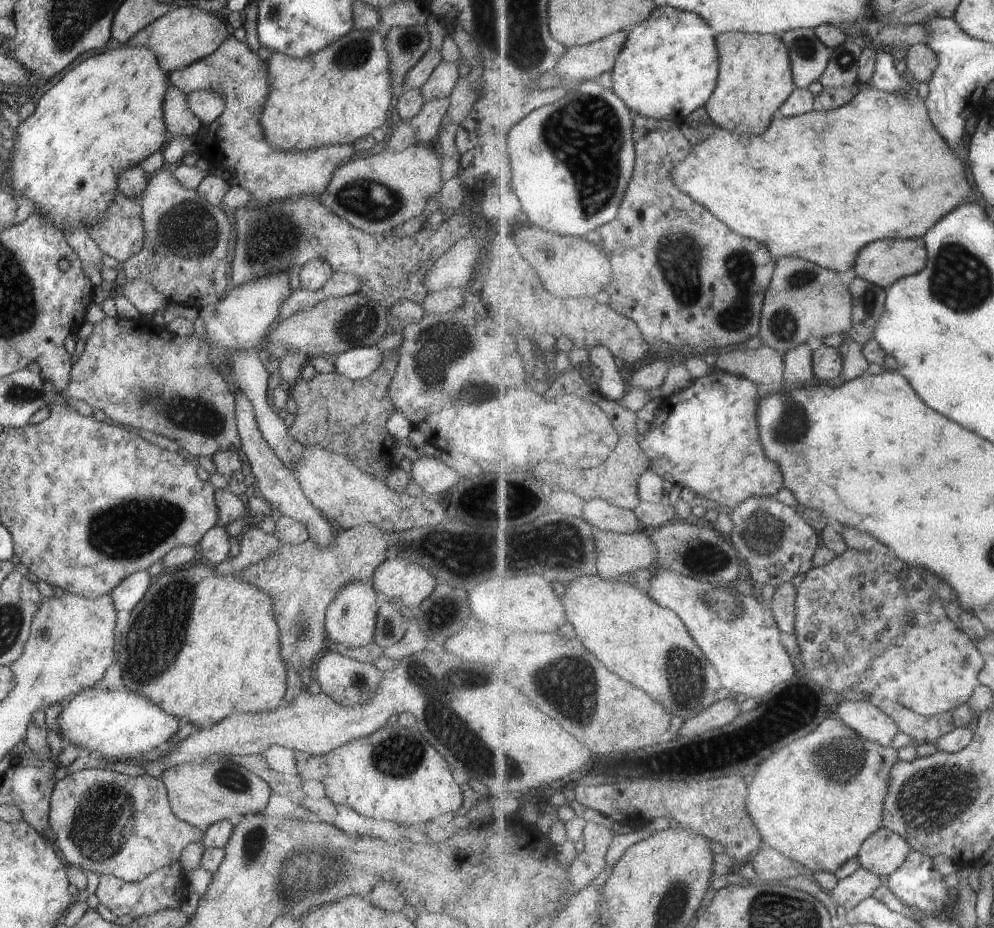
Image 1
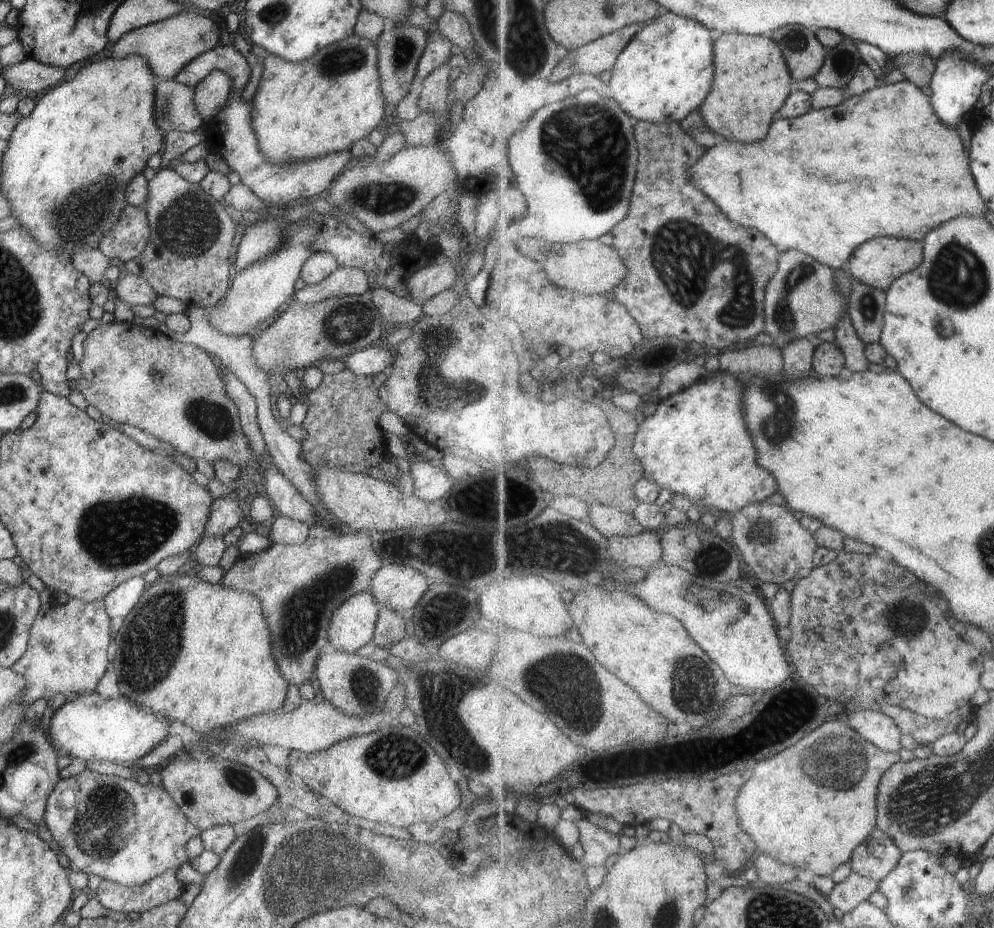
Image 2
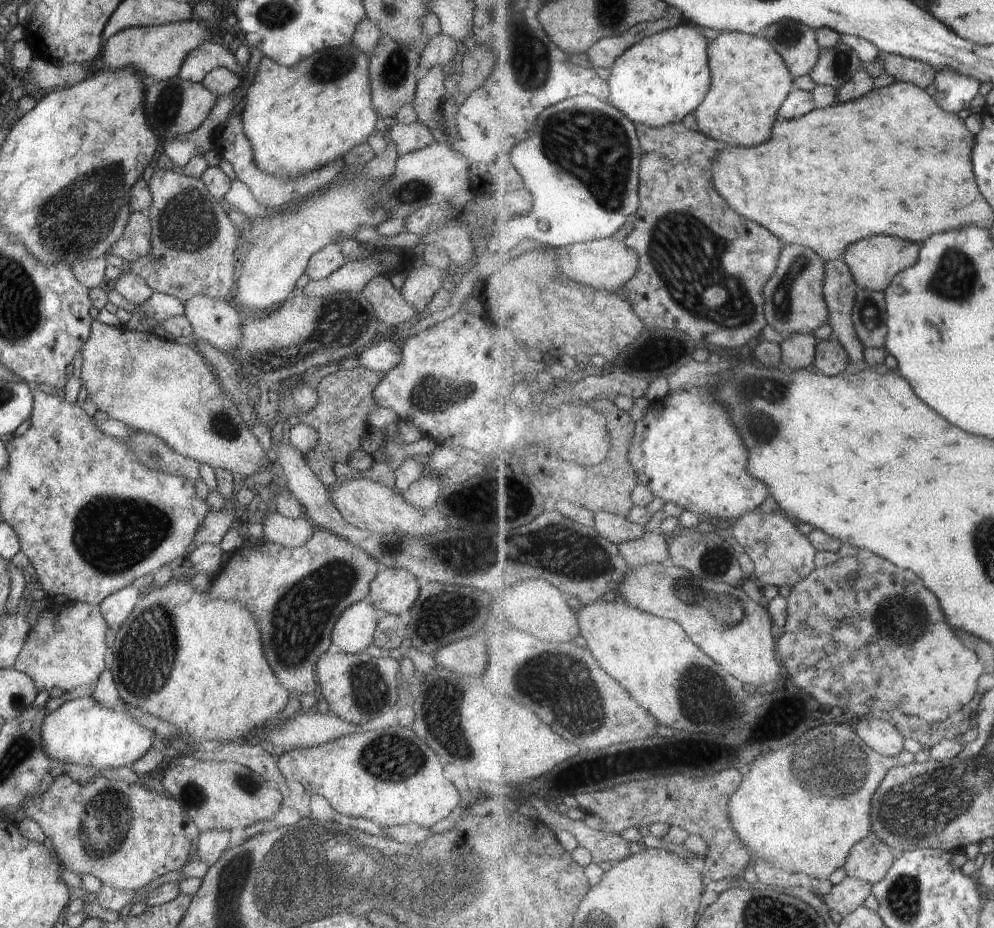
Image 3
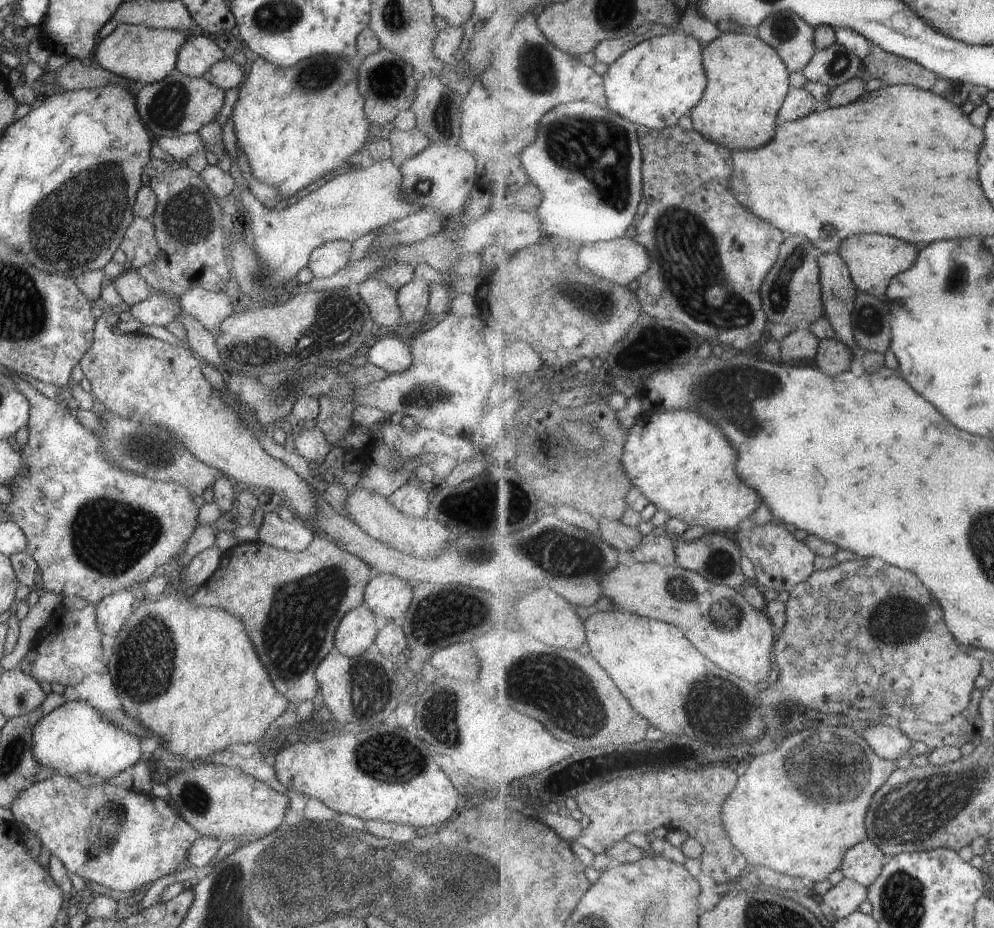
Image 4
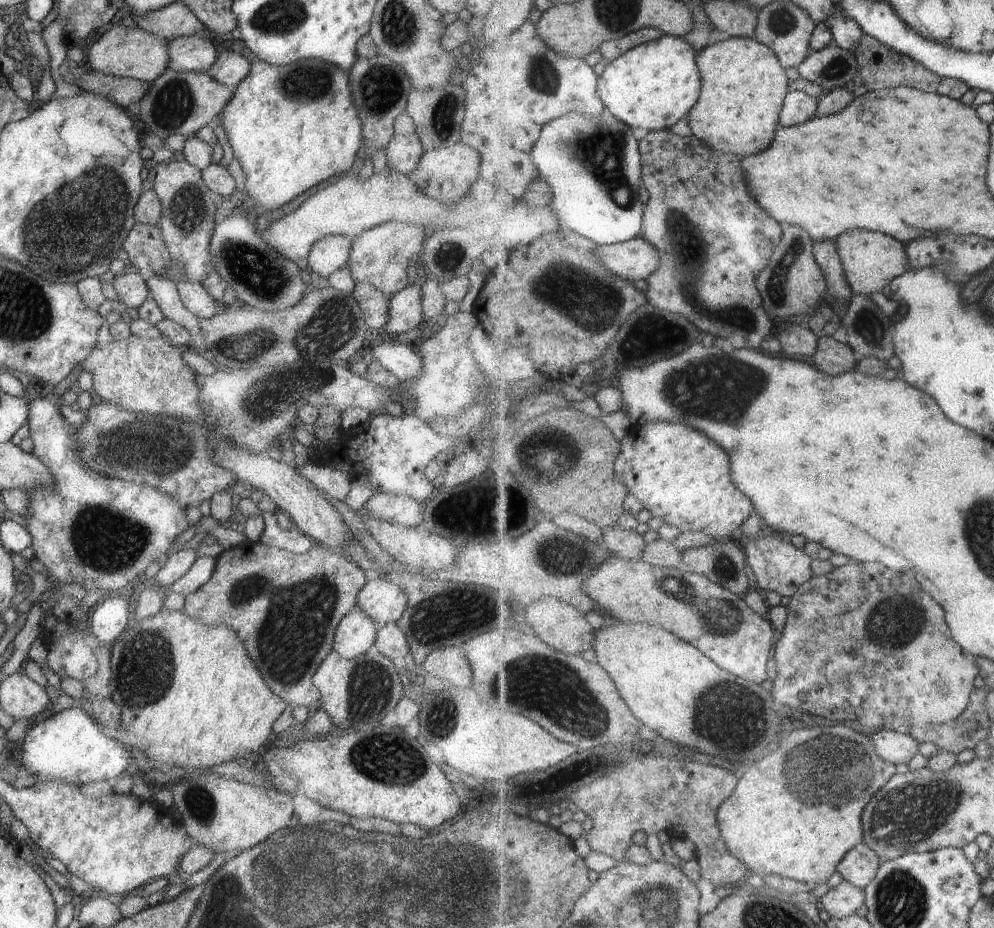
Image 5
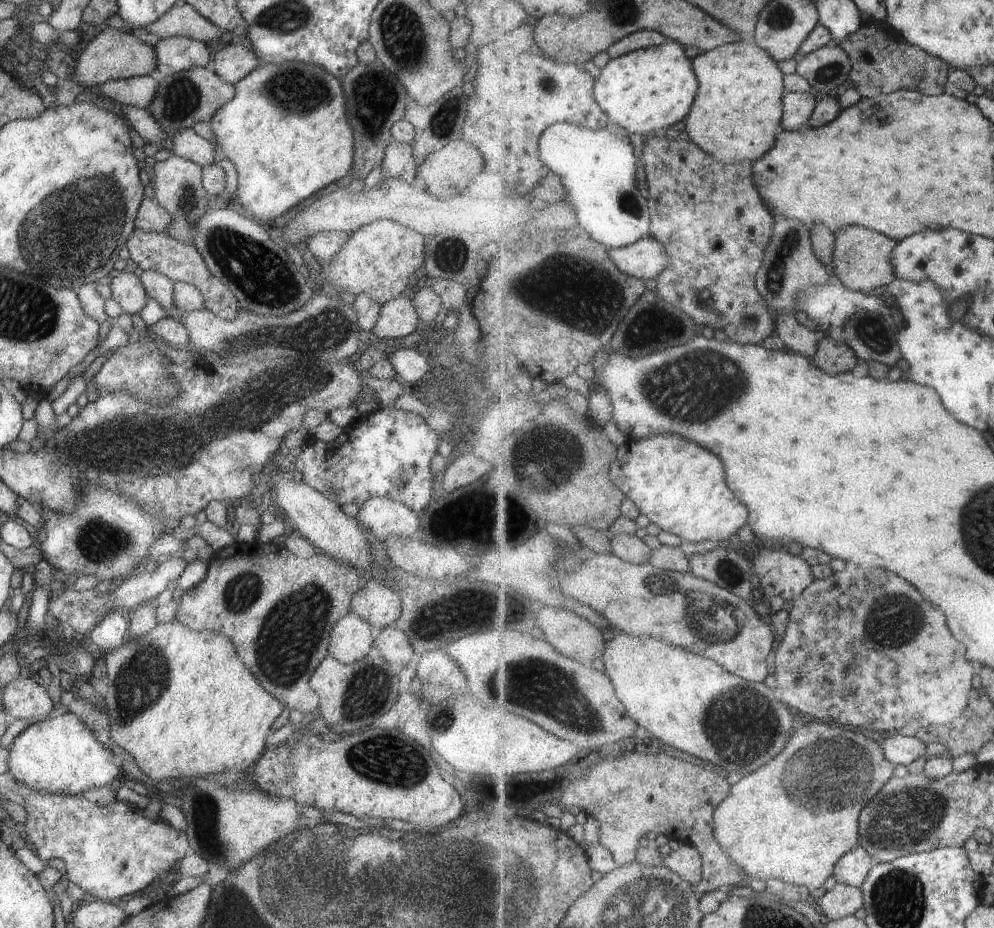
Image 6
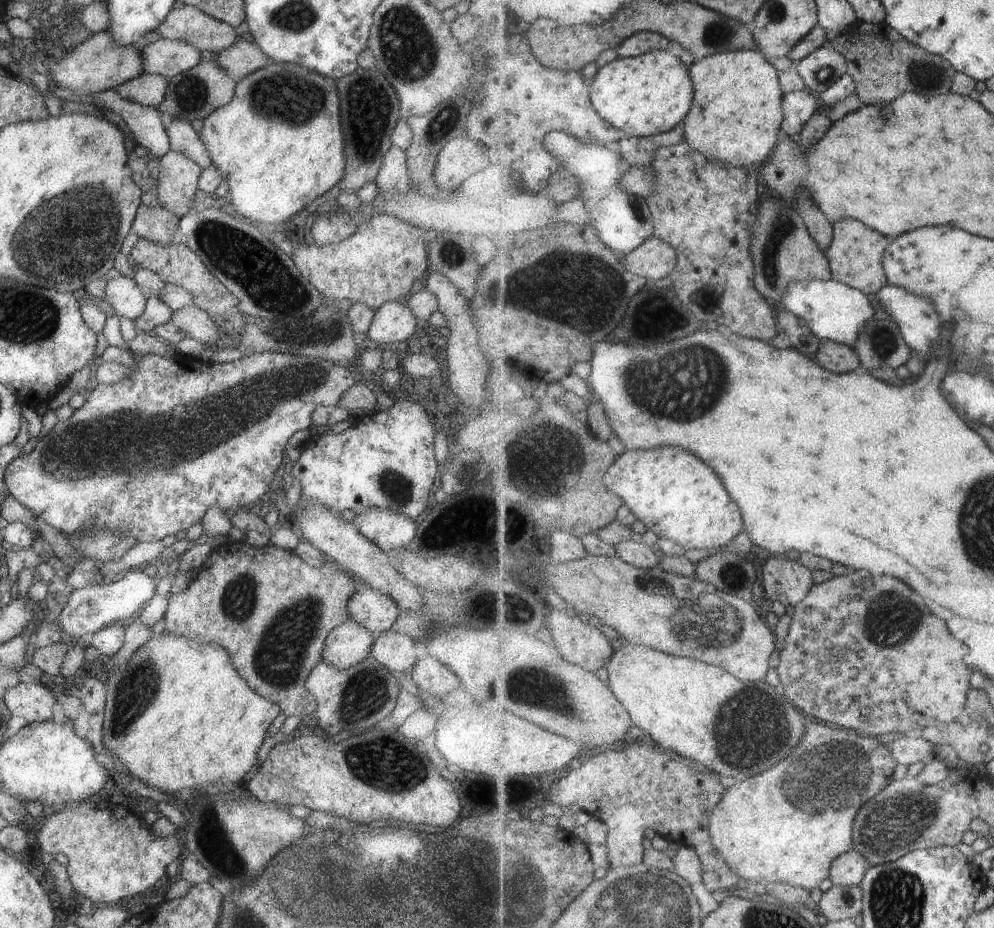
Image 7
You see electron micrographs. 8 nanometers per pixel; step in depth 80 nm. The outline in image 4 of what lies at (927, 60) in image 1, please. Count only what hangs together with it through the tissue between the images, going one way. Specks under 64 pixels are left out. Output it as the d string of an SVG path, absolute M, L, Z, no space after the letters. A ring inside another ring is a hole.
M872 44L871 54L864 61L867 70L882 82L882 86L897 84L917 86L925 91L938 84L938 76L920 63L899 57Z

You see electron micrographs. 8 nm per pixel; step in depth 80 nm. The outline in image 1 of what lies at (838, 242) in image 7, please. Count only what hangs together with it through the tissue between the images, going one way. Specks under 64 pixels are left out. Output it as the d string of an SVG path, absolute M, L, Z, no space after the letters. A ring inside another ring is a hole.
M921 238L917 240L884 239L863 248L859 252L854 269L858 277L879 286L881 289L888 290L899 280L922 272L927 267L930 257L931 254L927 251L927 246Z

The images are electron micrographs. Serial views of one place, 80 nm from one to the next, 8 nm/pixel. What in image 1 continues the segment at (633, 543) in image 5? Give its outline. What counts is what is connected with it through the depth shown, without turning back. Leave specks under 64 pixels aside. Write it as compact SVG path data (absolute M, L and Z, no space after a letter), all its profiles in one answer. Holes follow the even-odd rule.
M593 500L585 504L585 520L601 530L613 533L634 534L641 530L641 523L633 511L626 510L603 502Z

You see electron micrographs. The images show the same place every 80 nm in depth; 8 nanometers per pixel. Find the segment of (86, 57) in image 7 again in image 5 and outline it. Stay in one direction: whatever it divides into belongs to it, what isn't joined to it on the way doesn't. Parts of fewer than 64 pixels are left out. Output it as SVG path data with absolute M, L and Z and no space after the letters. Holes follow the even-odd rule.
M122 24L109 28L100 38L89 46L85 69L99 74L144 81L147 85L159 78L167 69L169 41L159 34L151 34L141 28L127 28Z

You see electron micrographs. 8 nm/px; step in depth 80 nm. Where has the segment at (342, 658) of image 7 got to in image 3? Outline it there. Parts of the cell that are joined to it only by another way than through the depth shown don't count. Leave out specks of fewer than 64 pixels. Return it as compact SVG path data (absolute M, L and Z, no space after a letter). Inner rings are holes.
M367 600L351 604L336 618L330 635L332 649L362 653L373 641L377 610Z

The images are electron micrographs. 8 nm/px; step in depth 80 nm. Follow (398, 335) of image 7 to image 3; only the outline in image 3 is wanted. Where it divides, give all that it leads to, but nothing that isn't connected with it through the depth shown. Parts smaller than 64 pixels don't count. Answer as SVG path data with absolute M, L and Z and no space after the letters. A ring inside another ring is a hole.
M430 265L411 268L399 292L403 300L415 310L415 318L425 314L429 300L442 287L442 280L451 273L452 270L439 270Z

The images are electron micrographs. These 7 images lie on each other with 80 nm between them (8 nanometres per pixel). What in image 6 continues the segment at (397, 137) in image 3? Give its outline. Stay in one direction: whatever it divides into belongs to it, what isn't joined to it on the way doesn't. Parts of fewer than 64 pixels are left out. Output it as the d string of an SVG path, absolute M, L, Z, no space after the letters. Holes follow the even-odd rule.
M389 141L380 162L382 176L398 178L411 184L415 182L416 167L411 144Z

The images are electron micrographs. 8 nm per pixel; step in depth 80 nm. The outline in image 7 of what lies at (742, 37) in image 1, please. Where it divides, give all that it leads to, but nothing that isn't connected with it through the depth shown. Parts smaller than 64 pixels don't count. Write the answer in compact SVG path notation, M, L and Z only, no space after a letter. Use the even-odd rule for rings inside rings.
M757 50L713 54L690 66L694 107L684 120L684 139L708 160L729 167L763 165L778 147L784 111L778 69Z

